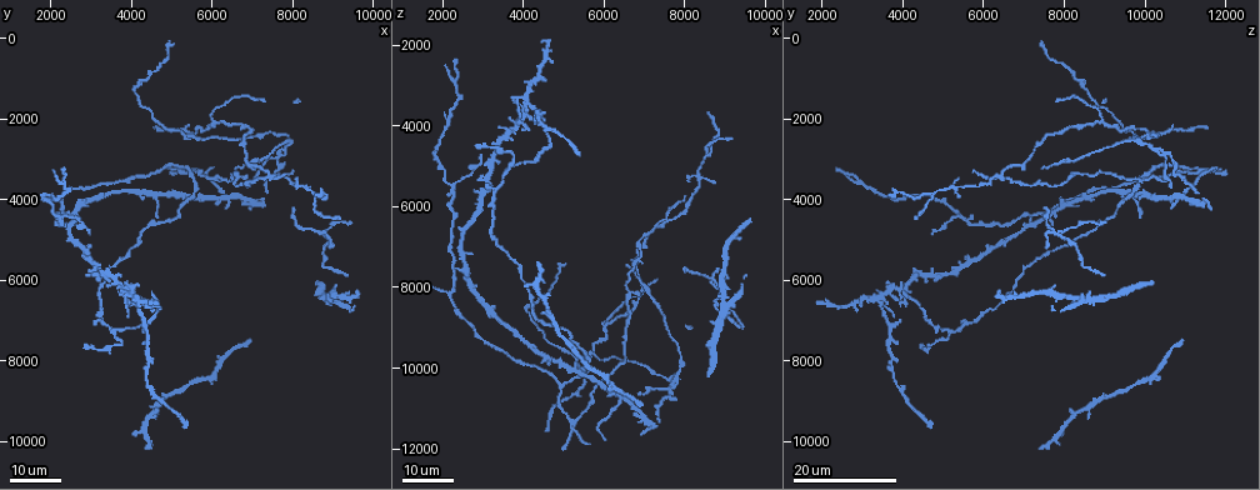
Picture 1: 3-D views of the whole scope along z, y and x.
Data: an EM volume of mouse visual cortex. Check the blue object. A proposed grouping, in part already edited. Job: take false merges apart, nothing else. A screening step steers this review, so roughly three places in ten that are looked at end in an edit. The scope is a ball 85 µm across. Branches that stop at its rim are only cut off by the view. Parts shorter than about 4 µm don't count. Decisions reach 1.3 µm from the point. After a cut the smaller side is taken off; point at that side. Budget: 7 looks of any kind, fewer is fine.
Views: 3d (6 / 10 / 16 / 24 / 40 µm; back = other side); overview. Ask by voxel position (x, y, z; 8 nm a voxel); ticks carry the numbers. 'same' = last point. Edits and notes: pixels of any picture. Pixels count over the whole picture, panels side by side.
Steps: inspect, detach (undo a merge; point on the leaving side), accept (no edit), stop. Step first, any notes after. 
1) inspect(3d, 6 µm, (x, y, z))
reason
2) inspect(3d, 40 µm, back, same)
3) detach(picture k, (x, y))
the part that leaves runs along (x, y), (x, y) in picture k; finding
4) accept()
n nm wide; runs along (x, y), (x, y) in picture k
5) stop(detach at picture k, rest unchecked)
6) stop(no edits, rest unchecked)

inspect(3d, 16 µm, (8400, 3700, 5250))
looks like a crossing

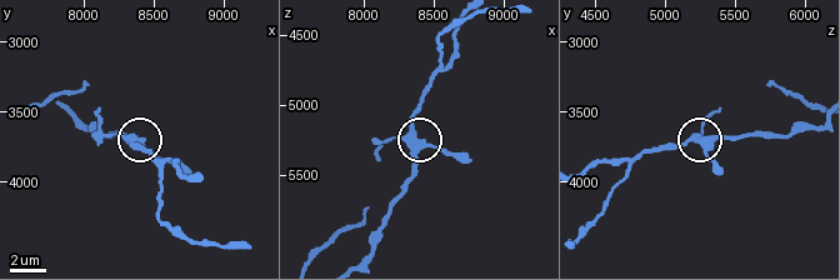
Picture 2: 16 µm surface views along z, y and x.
inspect(3d, 10 µm, (8400, 3740, 5280))
closer look

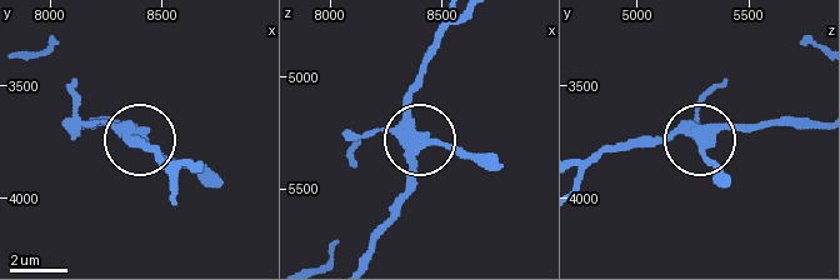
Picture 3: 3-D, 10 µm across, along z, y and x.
accept()
runs along (360, 256), (391, 214), (415, 149), (430, 141), (478, 156) in picture 3; all the same cell

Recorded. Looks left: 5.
inspect(3d, 16 µm, (8600, 3950, 4750))
a fork

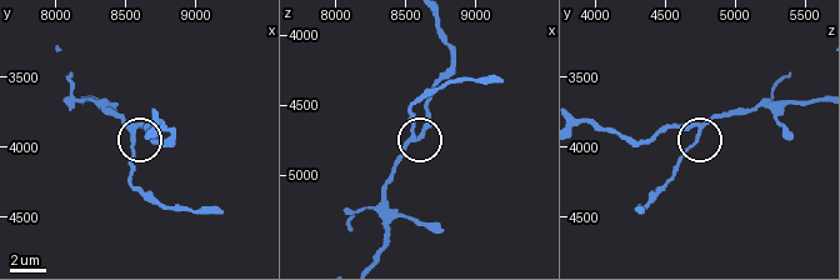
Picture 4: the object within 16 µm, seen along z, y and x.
inspect(3d, 10 µm, (8560, 3900, 4720))

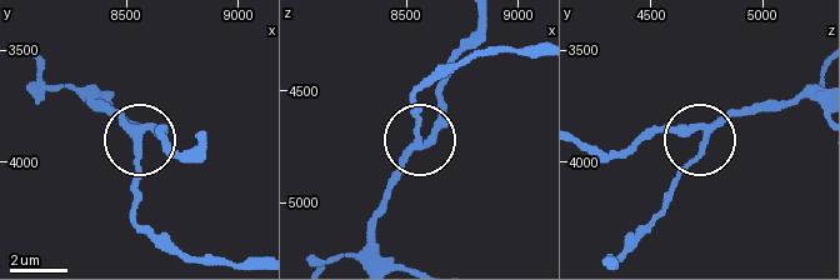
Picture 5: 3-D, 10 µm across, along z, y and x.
accept()
3 arms; one cell here

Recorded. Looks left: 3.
inspect(3d, 24 µm, (8650, 4850, 7850))
four arms meet

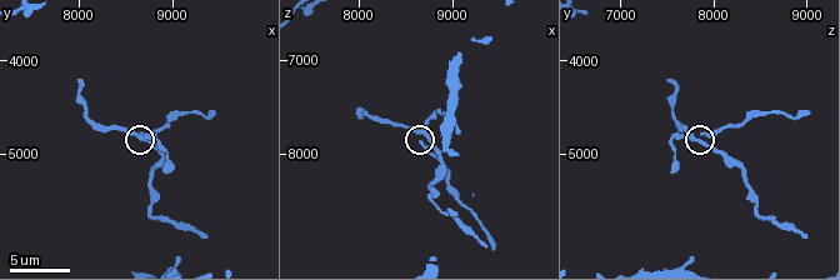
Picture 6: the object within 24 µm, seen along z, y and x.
inspect(3d, 6 µm, (8700, 4850, 7800))

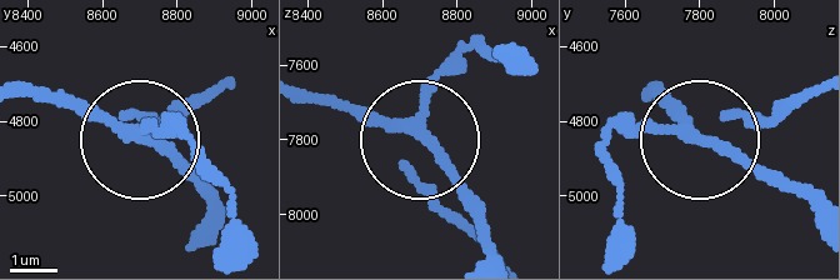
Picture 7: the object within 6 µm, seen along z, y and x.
accept()
side arm 14 µm; one cell here

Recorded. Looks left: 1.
stop(no edits, rest unchecked)

